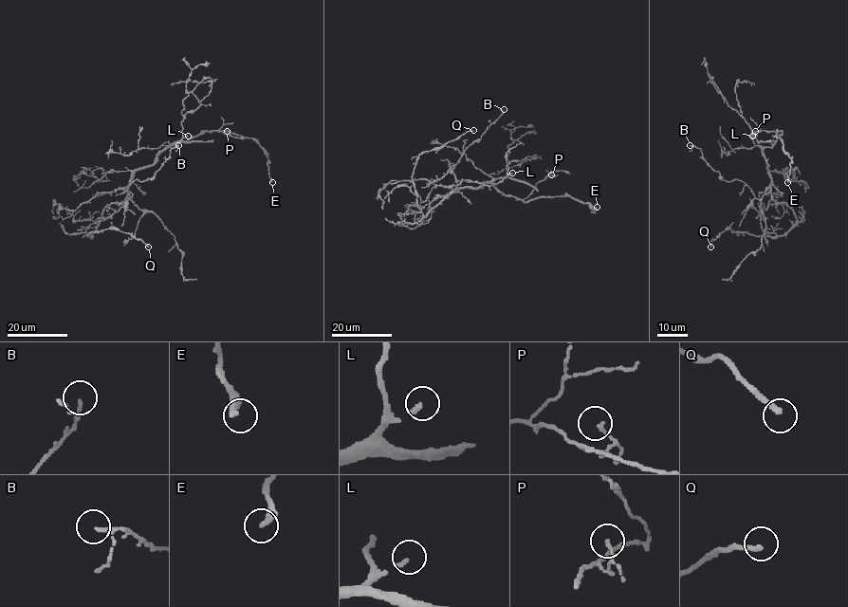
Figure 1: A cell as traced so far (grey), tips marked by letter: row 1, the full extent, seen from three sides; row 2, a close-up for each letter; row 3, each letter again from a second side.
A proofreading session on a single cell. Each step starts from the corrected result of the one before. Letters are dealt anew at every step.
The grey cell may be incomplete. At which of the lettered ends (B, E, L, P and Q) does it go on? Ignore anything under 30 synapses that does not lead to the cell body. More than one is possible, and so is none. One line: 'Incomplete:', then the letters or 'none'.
Incomplete: E, L

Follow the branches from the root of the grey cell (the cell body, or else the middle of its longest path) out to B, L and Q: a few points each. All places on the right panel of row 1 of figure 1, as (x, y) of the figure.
B: (771, 179), (770, 191), (757, 199), (742, 181), (724, 180), (704, 158), (701, 150), (690, 145)
L: (771, 179), (763, 151), (752, 136)
Q: (771, 179), (771, 197), (792, 209), (796, 223), (776, 237), (727, 229), (711, 240), (710, 247)

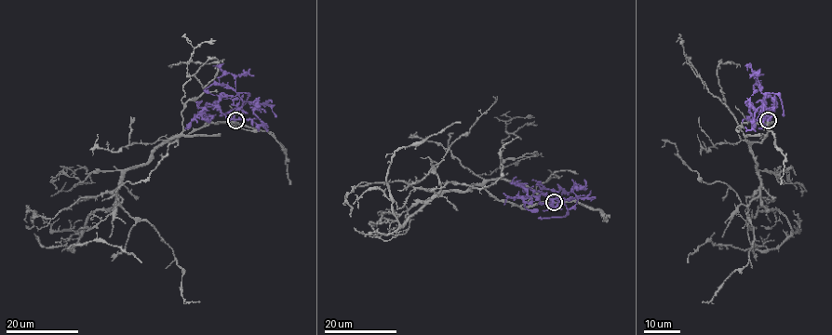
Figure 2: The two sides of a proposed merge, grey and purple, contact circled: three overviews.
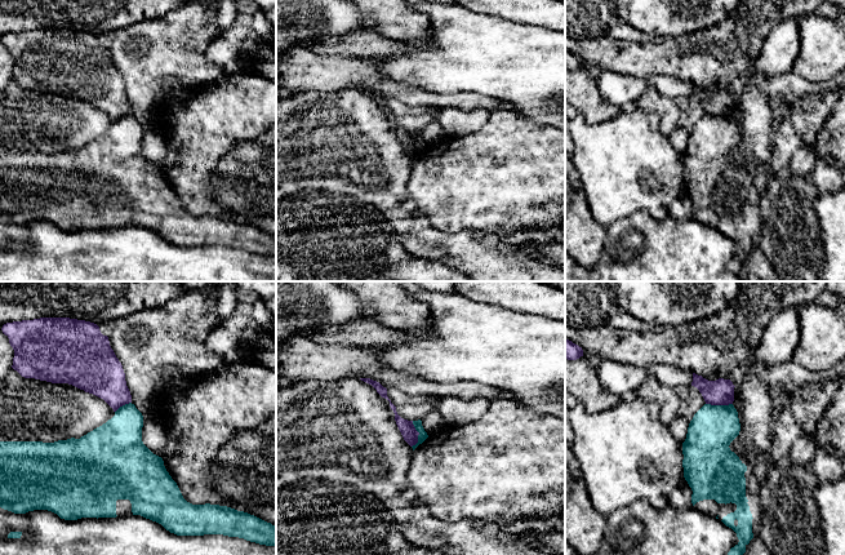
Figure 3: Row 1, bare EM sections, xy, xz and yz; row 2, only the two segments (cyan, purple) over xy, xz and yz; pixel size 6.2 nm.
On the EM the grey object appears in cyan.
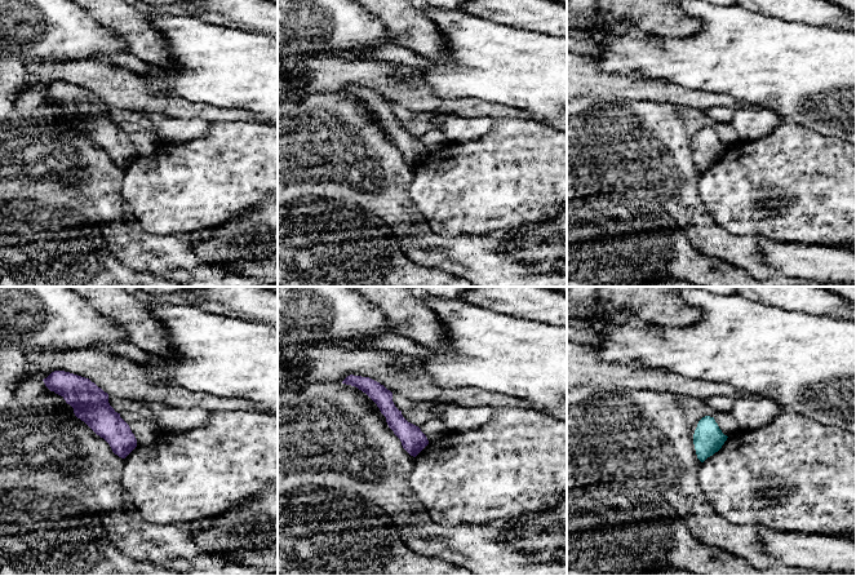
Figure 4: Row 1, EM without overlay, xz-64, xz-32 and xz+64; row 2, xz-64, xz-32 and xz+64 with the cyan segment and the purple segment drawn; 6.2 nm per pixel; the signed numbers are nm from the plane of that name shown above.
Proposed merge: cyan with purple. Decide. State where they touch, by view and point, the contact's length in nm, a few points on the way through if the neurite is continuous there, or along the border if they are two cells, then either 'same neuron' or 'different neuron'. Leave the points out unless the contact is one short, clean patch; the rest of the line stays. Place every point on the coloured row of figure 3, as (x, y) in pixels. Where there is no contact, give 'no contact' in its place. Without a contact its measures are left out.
meets cyan in xz at (419, 434); contact 170 nm long; border along xz (412, 421), (418, 433), (418, 440), (412, 447); different neuron

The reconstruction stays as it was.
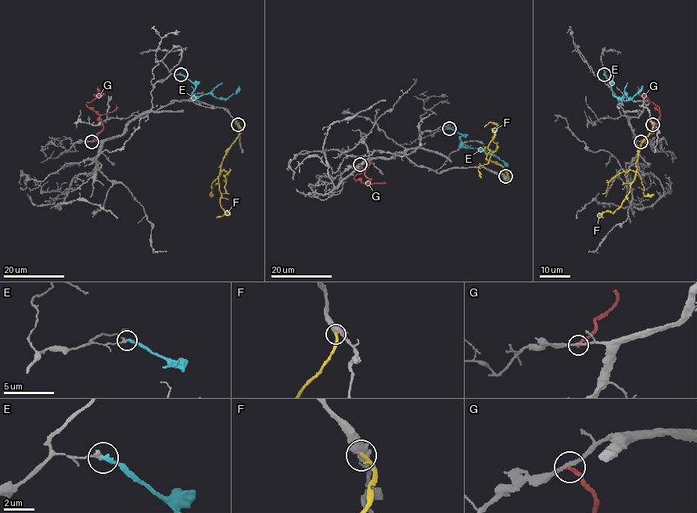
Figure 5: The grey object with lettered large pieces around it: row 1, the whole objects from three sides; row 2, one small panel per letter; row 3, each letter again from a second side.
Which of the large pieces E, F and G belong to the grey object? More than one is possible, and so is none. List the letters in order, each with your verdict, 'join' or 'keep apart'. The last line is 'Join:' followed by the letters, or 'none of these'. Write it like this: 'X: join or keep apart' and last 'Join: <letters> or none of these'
E: keep apart
F: join
G: keep apart
Join: F

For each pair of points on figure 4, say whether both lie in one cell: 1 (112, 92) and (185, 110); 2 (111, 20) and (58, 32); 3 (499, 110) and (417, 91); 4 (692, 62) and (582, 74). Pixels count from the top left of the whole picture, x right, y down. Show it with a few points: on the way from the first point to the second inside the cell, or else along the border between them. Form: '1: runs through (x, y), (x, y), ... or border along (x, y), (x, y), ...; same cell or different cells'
1: runs through (131, 92), (147, 102), (167, 103); same cell
2: border along (91, 13), (101, 25), (110, 29), (123, 40); different cells
3: runs through (478, 107), (438, 105); same cell
4: border along (591, 56), (604, 71), (635, 71); different cells

